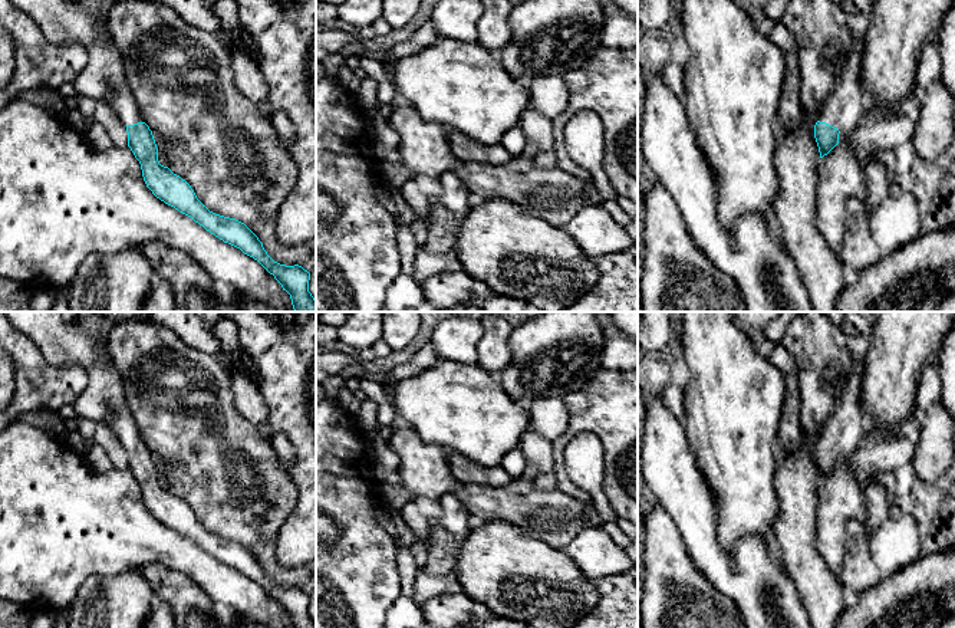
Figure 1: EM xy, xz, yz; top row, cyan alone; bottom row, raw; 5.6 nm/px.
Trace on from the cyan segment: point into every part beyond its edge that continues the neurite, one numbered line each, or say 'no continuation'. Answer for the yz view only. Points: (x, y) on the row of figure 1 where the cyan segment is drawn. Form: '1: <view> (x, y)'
1: yz (845, 107)

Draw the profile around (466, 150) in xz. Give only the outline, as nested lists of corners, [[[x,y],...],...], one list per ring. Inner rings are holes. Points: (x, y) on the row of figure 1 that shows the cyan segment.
[[[447,129],[447,138],[452,154],[460,162],[503,165],[513,158],[513,155],[500,142],[484,145],[454,129]]]

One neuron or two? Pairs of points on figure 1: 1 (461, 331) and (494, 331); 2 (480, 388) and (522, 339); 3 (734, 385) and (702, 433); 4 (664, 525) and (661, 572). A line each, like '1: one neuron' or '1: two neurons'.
1: two neurons
2: two neurons
3: one neuron
4: one neuron

